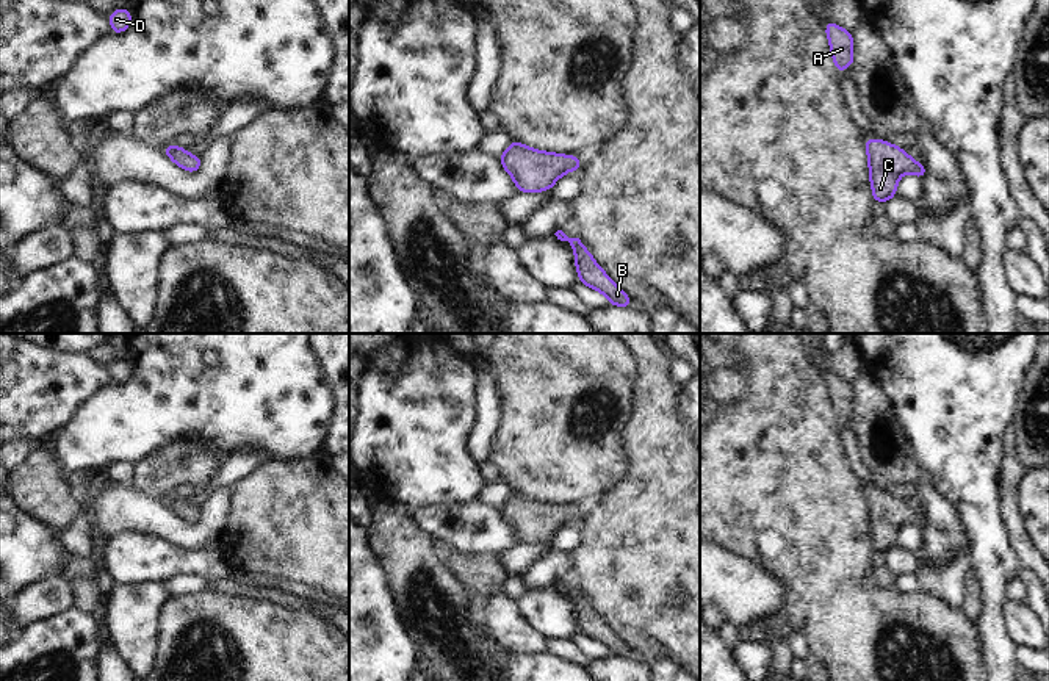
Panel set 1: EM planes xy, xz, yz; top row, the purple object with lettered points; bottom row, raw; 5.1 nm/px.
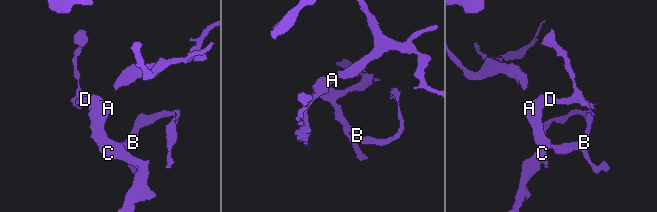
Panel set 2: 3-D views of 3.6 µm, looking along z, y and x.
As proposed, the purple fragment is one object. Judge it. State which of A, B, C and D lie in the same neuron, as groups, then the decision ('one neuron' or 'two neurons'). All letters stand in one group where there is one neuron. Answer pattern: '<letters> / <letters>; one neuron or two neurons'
A B C D; one neuron

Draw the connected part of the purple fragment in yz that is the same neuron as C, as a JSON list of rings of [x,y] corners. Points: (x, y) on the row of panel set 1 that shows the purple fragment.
[[[864,139],[864,149],[869,155],[869,180],[872,183],[872,199],[888,202],[897,194],[897,180],[902,174],[911,172],[919,178],[927,177],[924,163],[908,157],[905,149],[896,147],[881,139]]]

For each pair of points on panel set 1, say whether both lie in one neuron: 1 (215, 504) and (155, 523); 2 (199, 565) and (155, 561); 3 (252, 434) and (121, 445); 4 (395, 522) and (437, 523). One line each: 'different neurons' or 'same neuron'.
1: same neuron
2: same neuron
3: same neuron
4: different neurons

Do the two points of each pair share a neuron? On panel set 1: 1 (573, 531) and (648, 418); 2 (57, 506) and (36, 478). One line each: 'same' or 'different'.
1: different
2: same

